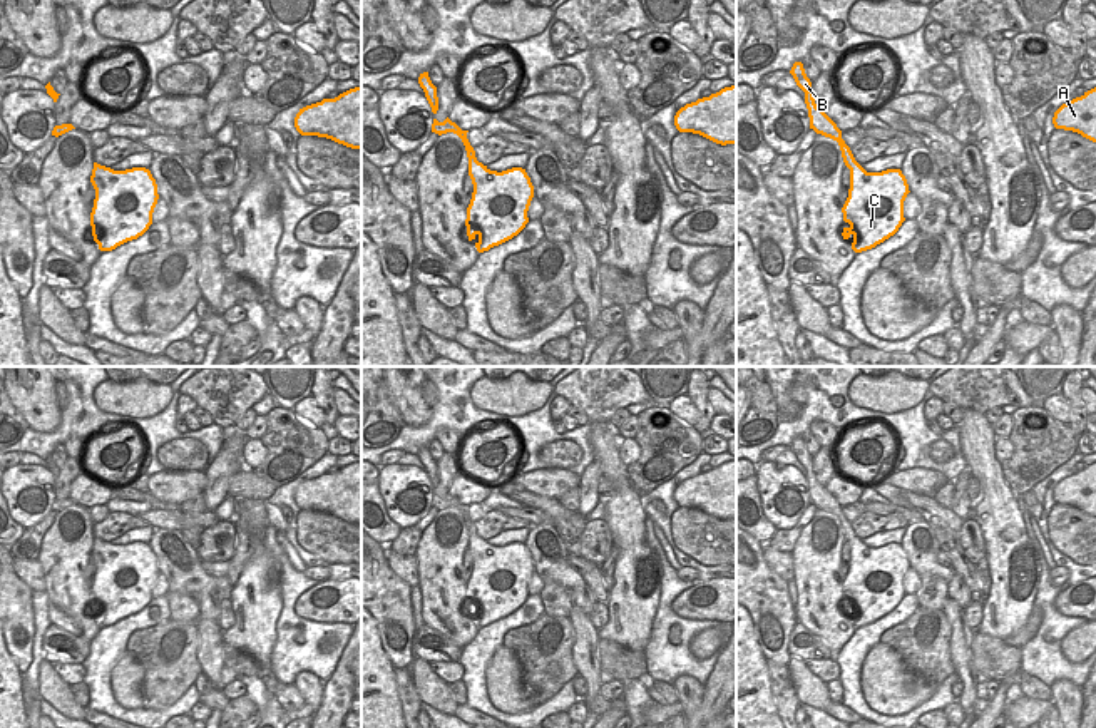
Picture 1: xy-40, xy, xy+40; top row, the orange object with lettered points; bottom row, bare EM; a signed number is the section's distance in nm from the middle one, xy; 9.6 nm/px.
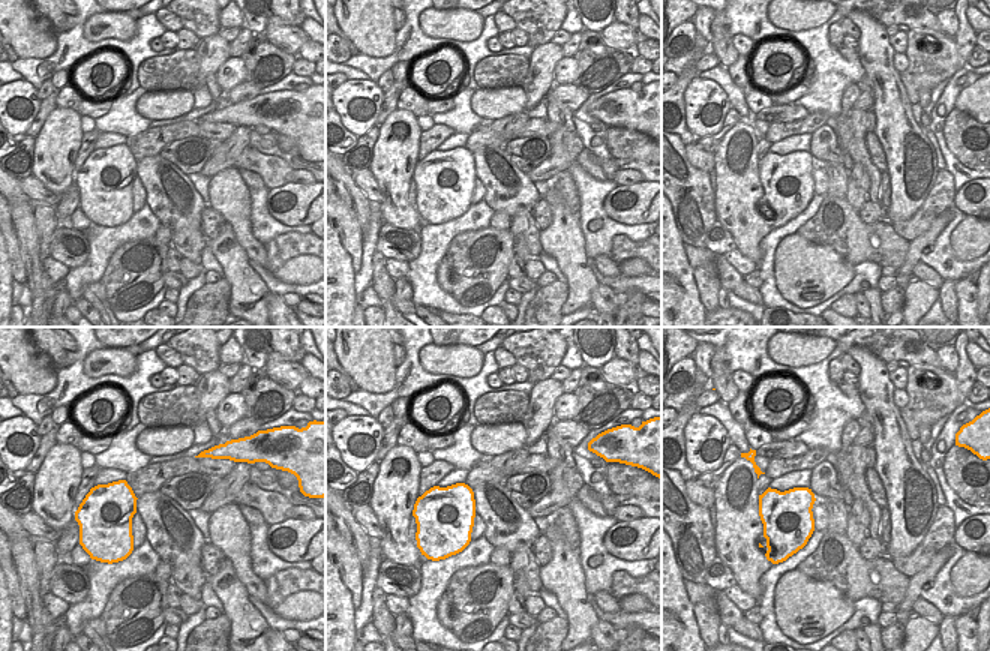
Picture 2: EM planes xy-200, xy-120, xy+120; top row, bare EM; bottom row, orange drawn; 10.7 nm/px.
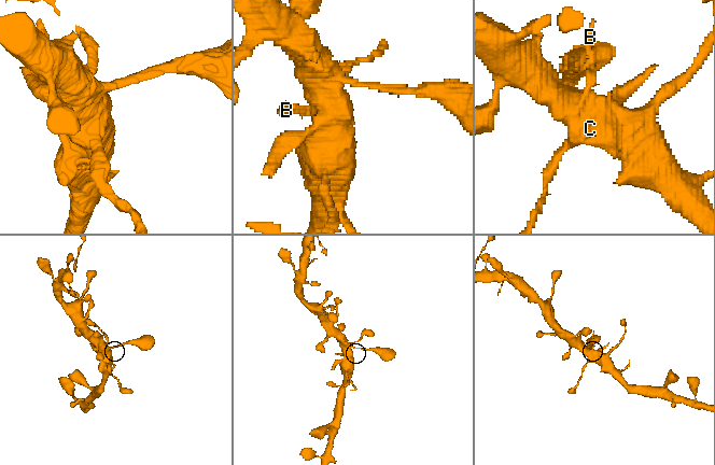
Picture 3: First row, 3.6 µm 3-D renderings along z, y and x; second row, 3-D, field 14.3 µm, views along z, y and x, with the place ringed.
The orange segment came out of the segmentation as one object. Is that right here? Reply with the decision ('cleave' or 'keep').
keep

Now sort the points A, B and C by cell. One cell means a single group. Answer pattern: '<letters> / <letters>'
A B C

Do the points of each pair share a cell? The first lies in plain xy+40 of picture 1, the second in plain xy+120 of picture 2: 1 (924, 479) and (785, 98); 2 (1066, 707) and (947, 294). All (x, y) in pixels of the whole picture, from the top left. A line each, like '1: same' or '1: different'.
1: same
2: different

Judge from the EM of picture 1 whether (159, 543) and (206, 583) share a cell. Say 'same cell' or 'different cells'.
same cell

